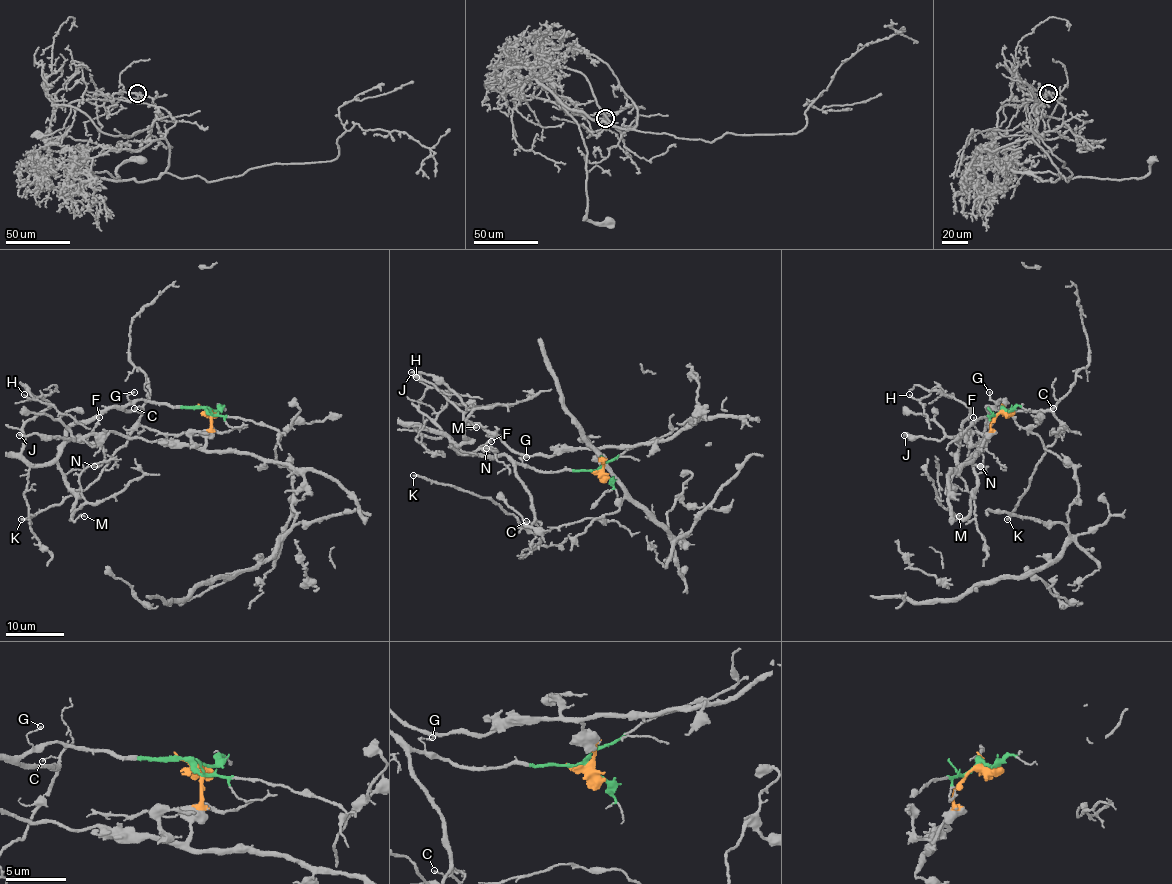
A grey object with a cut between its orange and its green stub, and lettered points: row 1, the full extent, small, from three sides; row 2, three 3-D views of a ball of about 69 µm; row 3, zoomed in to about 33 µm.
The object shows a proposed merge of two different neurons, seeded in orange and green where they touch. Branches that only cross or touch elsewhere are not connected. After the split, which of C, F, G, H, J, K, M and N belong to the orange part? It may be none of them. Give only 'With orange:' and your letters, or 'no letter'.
With orange: J

